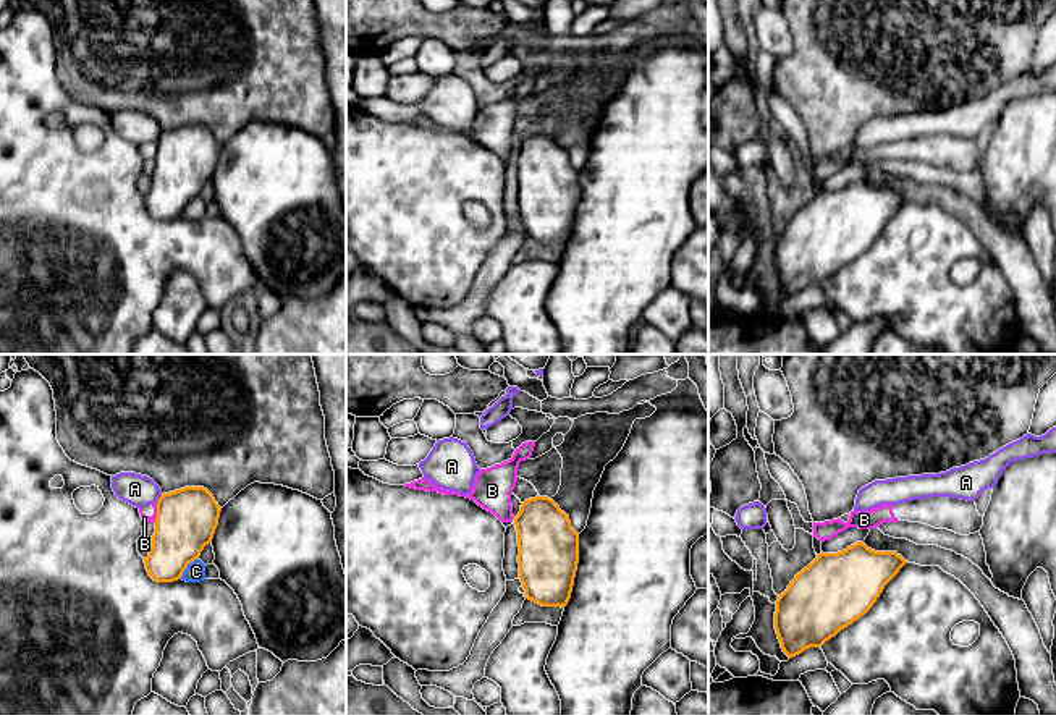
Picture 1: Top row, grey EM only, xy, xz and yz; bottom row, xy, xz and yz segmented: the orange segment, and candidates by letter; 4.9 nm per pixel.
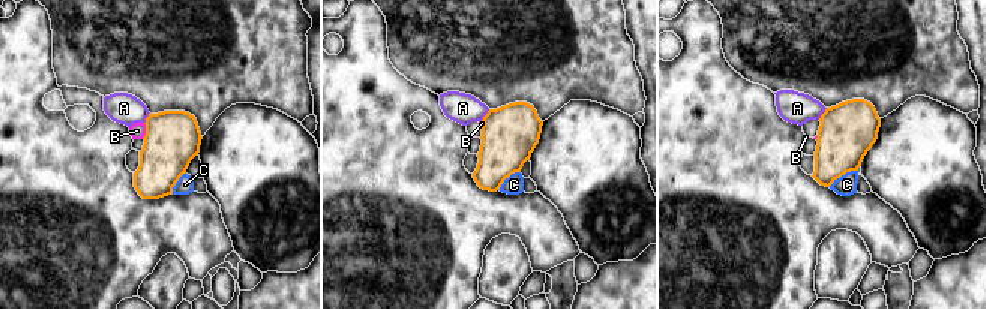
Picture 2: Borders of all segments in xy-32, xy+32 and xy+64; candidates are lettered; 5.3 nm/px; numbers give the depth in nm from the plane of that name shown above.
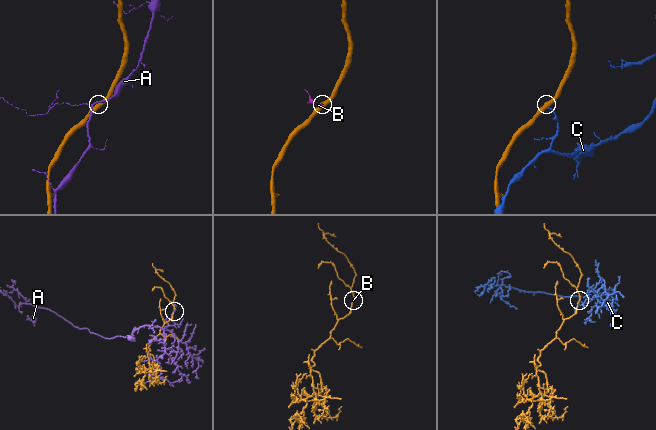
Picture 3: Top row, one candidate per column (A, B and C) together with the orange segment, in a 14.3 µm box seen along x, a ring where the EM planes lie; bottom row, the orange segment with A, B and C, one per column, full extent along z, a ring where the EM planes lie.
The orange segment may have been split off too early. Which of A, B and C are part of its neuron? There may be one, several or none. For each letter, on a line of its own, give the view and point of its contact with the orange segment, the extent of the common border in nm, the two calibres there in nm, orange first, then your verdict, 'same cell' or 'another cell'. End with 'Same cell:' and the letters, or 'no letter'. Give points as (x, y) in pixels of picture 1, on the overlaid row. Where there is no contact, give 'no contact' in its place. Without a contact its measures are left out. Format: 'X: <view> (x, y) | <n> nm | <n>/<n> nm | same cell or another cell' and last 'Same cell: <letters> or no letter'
A: xy (159, 499) | 70 nm | 300/160 nm | another cell
B: xy (157, 513) | 90 nm | 300/30 nm | another cell
C: xy (186, 566) | 140 nm | 300/100 nm | another cell
Same cell: no letter

